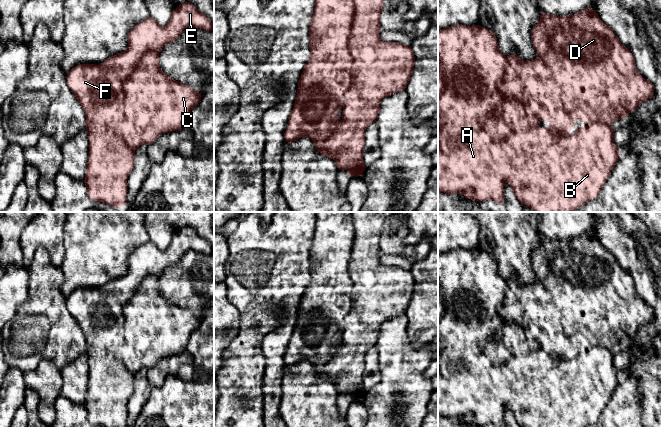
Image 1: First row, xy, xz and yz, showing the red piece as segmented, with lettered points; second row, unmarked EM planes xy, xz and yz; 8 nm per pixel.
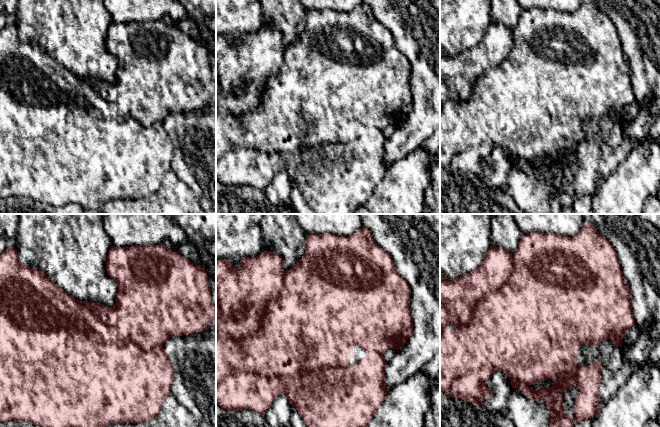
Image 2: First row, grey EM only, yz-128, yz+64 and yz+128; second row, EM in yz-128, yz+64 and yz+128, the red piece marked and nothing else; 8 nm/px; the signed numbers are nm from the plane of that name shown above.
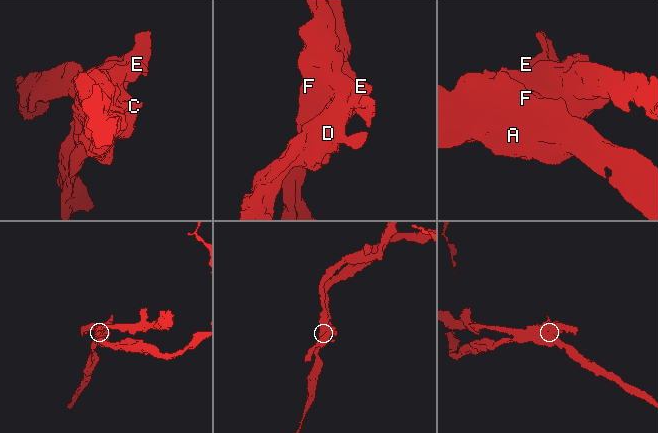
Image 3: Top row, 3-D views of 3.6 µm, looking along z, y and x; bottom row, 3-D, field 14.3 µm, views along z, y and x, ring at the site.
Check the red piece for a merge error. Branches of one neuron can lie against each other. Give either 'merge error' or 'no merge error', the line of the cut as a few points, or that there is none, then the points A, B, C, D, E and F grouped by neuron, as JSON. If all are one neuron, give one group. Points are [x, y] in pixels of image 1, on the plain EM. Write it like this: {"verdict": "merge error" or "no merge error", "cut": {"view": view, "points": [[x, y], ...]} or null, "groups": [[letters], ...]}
{"verdict": "merge error", "cut": {"view": "yz", "points": [[507, 281], [497, 310], [499, 337], [483, 352], [487, 365]]}, "groups": [["A", "B", "E", "F"], ["C", "D"]]}

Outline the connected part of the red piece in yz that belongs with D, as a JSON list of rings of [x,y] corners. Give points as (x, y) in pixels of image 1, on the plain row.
[[[591,231],[566,240],[541,236],[539,246],[531,255],[531,261],[538,279],[537,283],[523,285],[517,279],[507,280],[504,302],[497,310],[501,318],[499,339],[490,341],[483,352],[482,360],[487,365],[506,364],[512,367],[514,358],[502,344],[503,330],[510,324],[523,327],[535,334],[540,345],[549,347],[544,353],[552,358],[566,359],[574,352],[576,344],[587,349],[603,347],[610,350],[614,345],[635,336],[640,327],[651,323],[654,319],[652,307],[638,296],[631,275],[621,268],[613,254],[600,244]]]

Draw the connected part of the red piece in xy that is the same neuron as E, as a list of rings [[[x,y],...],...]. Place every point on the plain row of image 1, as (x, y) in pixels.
[[[182,226],[171,237],[165,250],[160,250],[152,241],[135,249],[128,258],[125,275],[109,281],[103,287],[80,288],[67,297],[67,308],[83,332],[86,340],[86,355],[89,363],[89,379],[84,407],[88,421],[96,426],[126,427],[127,403],[134,392],[135,374],[123,364],[120,350],[124,345],[125,318],[123,308],[137,286],[149,275],[159,278],[163,271],[176,265],[188,250],[212,255],[211,245],[192,227]]]

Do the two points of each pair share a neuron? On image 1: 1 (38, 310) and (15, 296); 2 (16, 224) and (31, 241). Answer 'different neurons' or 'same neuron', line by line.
1: different neurons
2: different neurons

